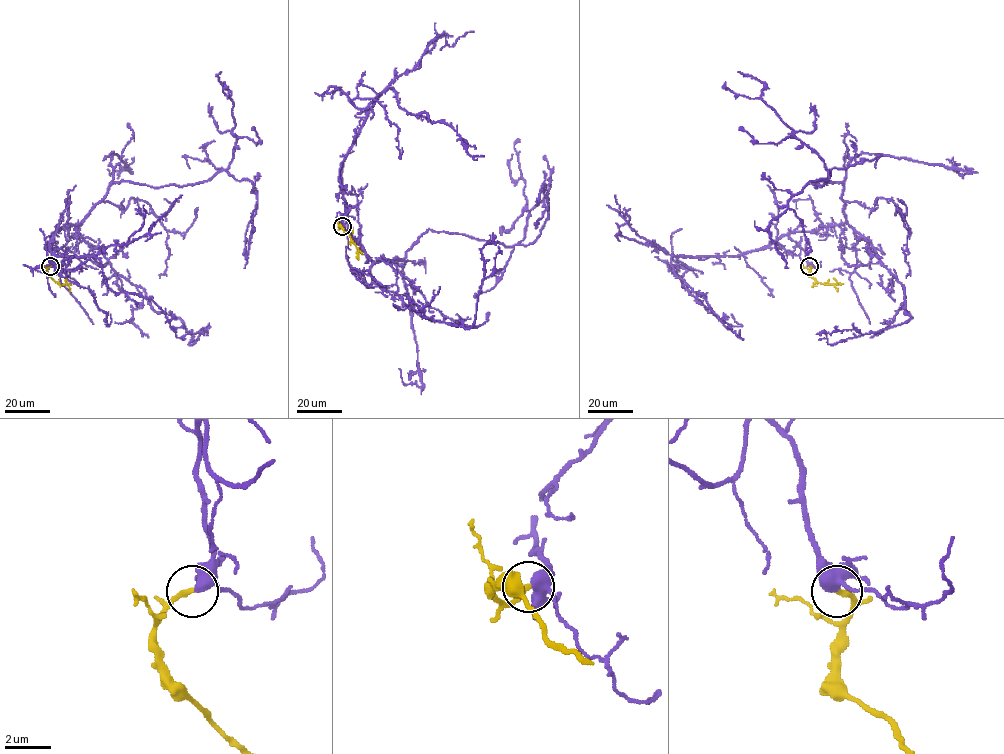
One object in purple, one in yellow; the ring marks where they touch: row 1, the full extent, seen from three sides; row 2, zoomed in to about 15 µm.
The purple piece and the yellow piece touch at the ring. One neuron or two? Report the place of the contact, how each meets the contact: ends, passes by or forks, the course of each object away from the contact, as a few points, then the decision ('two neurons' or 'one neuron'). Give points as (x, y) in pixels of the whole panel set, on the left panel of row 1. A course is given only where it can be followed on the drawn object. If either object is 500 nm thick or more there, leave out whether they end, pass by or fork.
at (50, 266); purple passes by; yellow ends there; purple runs (51, 266), (55, 233), (78, 224), (113, 183), (197, 184), (228, 167), (237, 137), (221, 72); yellow runs (51, 266), (47, 274), (57, 283), (67, 284); one neuron

